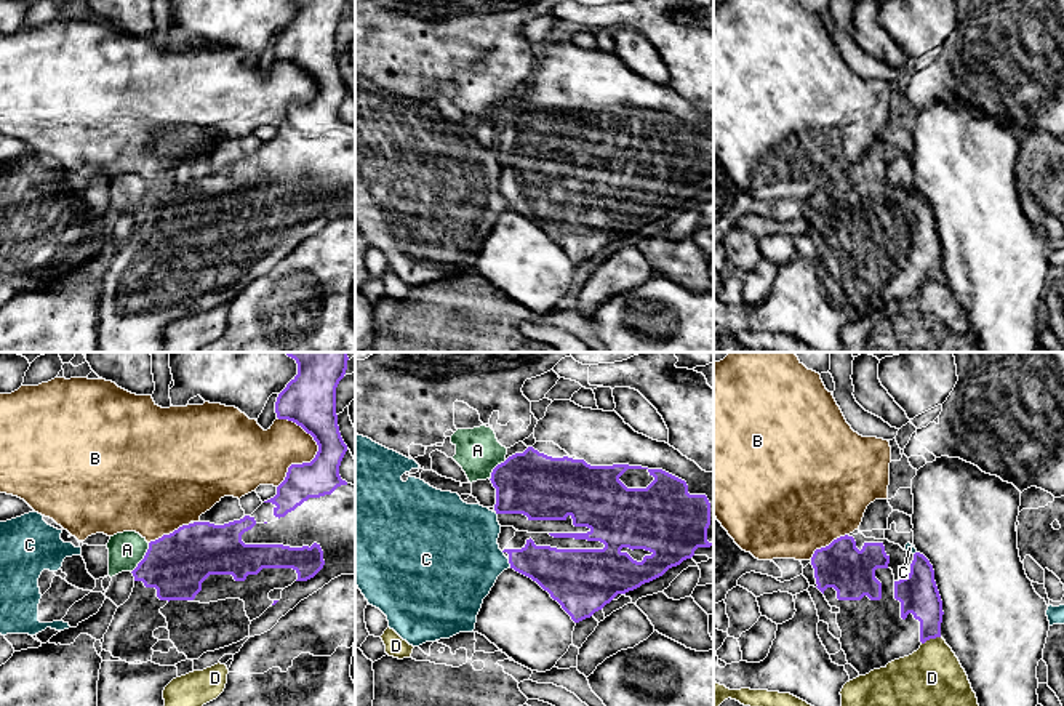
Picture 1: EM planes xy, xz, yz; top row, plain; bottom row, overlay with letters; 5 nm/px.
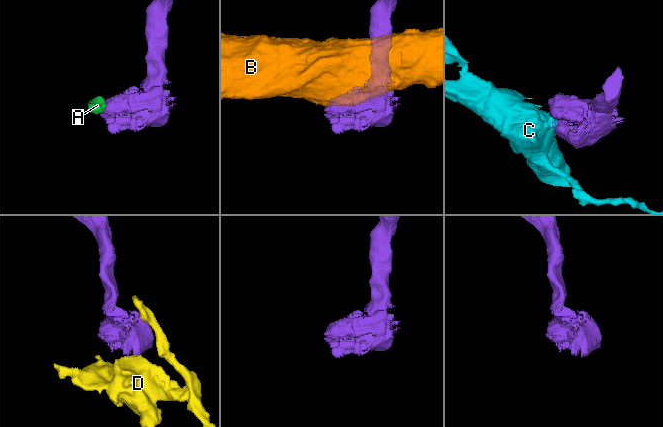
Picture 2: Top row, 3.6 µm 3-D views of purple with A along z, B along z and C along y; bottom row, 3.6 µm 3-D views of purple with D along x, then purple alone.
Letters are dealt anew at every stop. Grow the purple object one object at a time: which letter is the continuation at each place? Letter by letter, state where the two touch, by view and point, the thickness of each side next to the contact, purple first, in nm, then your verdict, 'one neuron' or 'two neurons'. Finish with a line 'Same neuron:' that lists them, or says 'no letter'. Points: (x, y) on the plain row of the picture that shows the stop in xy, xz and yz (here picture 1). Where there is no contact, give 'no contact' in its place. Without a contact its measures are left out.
A: xy (144, 199) | 320/180 nm | two neurons
B: xy (317, 93) | 240/240 nm | two neurons
C: xz (509, 204) | 220/420 nm | two neurons
D: yz (930, 279) | 200/380 nm | two neurons
Same neuron: no letter

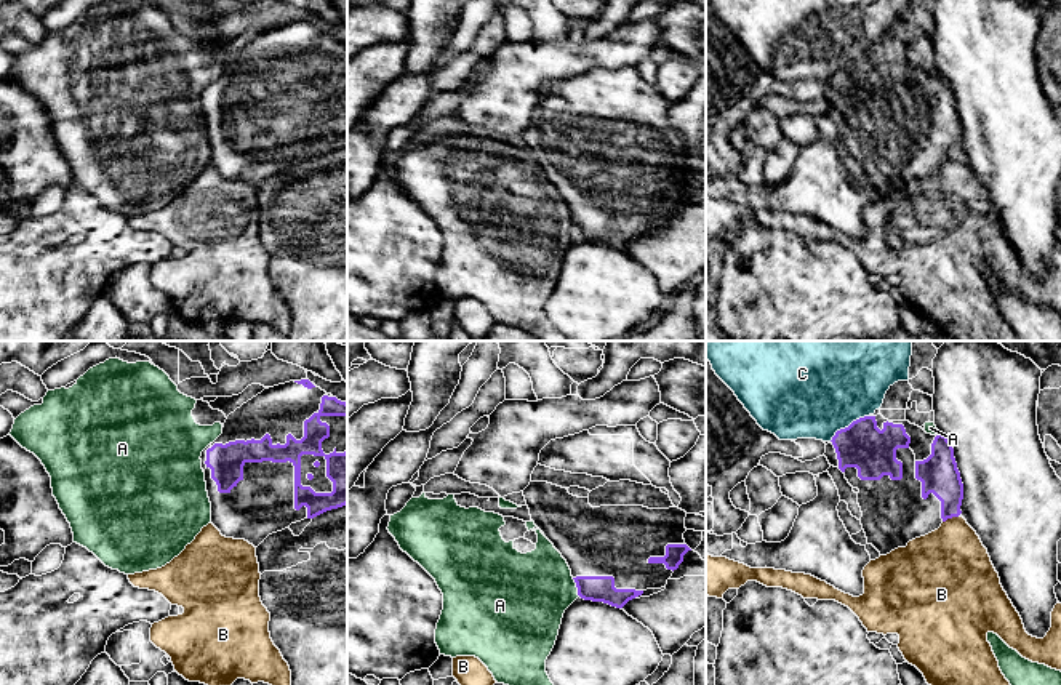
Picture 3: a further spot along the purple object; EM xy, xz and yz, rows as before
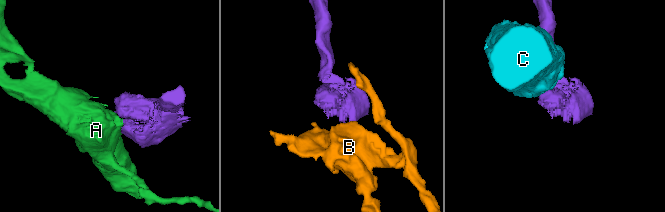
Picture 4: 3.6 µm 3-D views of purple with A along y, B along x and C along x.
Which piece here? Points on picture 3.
A: xz (576, 228) | 130/400 nm | two neurons
B: yz (949, 159) | 190/400 nm | two neurons
C: yz (848, 68) | 240/400 nm | two neurons
Same neuron: no letter

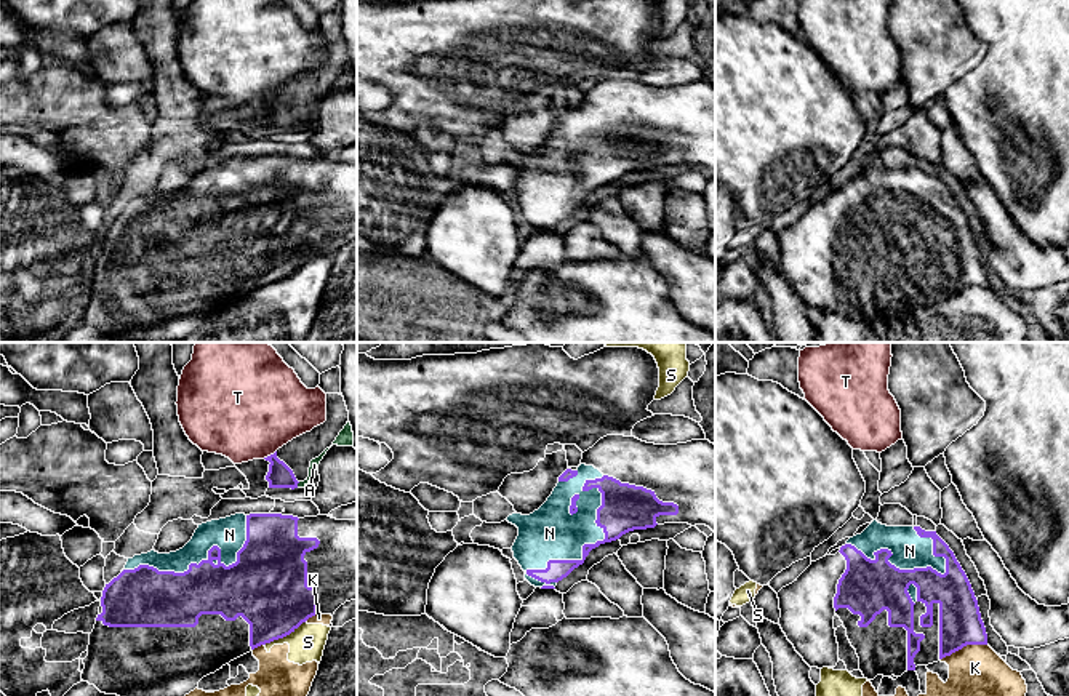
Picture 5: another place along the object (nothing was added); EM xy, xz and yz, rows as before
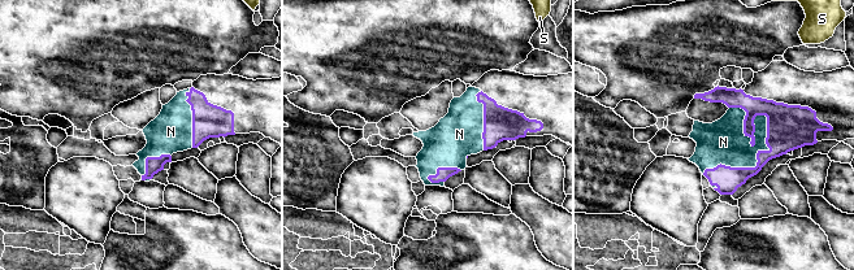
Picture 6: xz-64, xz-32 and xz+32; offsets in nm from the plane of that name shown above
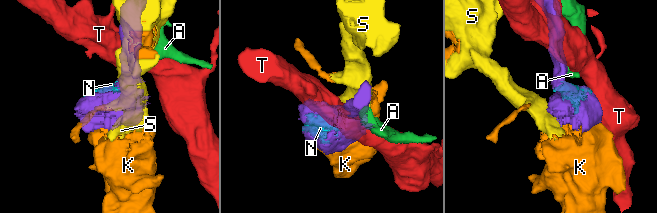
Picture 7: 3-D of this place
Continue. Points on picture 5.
A: xy (296, 127) | 120/50 nm | two neurons
K: yz (962, 288) | 220/380 nm | two neurons
N: xz (591, 186) | 240/280 nm | one neuron
S: xy (284, 277) | 380/180 nm | two neurons
T: xy (271, 96) | 120/480 nm | two neurons
Same neuron: N

